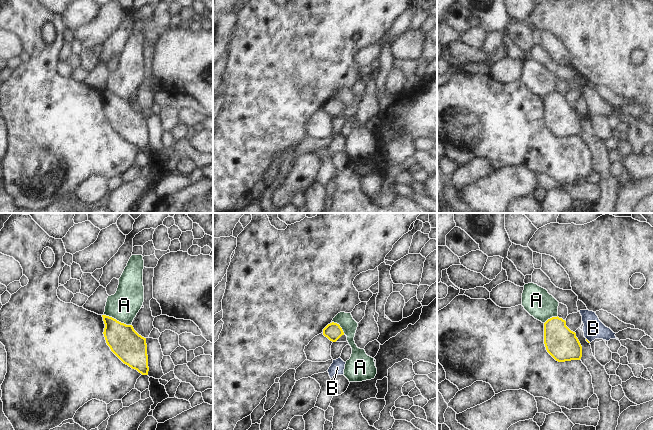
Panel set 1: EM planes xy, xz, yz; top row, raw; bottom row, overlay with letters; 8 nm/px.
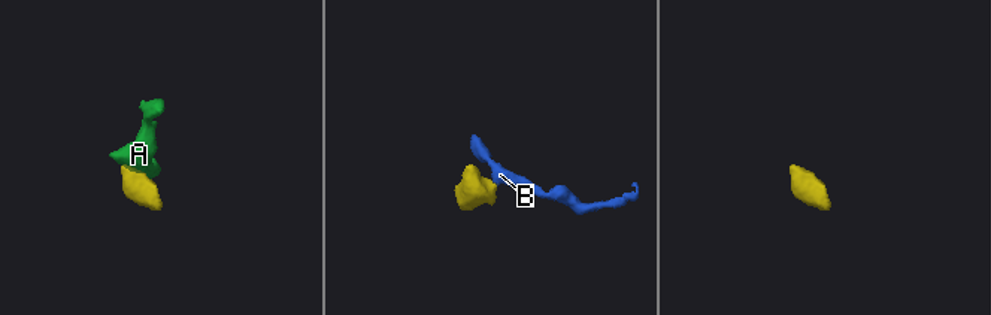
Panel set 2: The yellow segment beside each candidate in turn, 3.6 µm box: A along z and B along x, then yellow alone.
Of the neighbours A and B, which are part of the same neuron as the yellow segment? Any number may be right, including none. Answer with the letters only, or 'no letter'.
B

